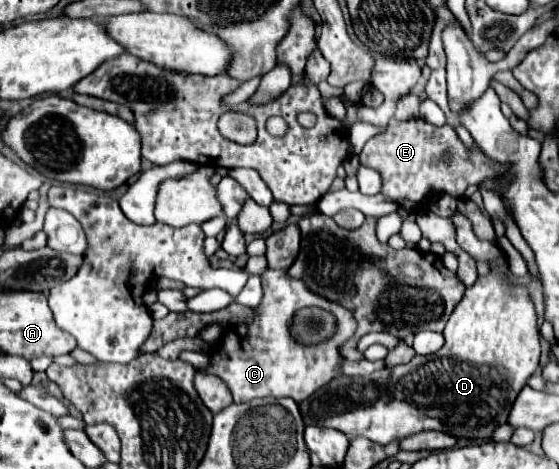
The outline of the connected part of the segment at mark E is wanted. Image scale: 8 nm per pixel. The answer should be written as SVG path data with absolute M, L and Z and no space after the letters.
M411 118L407 122L391 120L387 132L367 140L363 150L359 152L359 162L381 174L381 194L411 210L421 208L423 200L431 194L447 192L453 196L463 196L467 186L479 184L487 178L495 178L509 170L509 164L491 162L491 158L487 158L477 144L467 148L457 138L451 126L445 124L443 128L437 128L421 118Z

